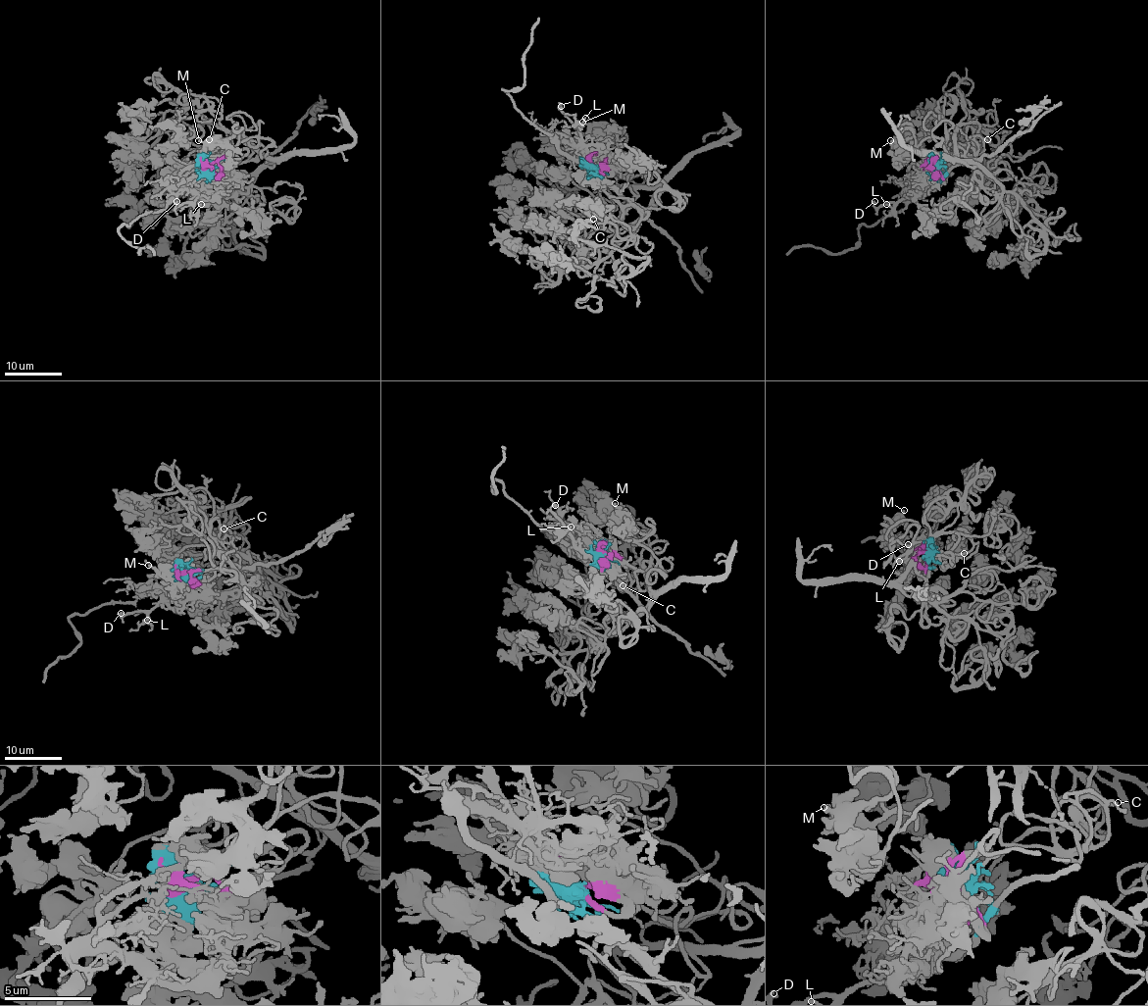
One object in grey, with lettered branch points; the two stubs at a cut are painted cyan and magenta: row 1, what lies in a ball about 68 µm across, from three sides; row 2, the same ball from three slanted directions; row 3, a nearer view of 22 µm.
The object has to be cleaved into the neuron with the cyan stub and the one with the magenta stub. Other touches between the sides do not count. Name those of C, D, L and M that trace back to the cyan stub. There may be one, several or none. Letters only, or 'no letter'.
D, L

